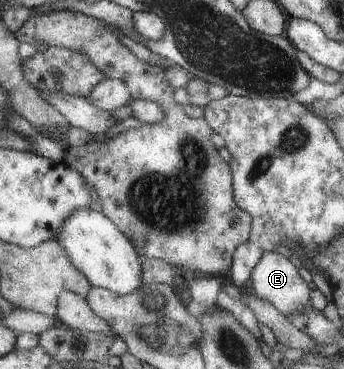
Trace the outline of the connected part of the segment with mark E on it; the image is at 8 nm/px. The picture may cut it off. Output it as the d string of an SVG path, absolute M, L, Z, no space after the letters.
M265 252L263 258L255 271L253 277L248 283L248 289L251 293L261 300L271 302L283 316L291 318L291 314L295 316L297 312L303 312L305 308L311 306L311 286L305 282L305 278L299 274L297 266L283 254L279 252Z

